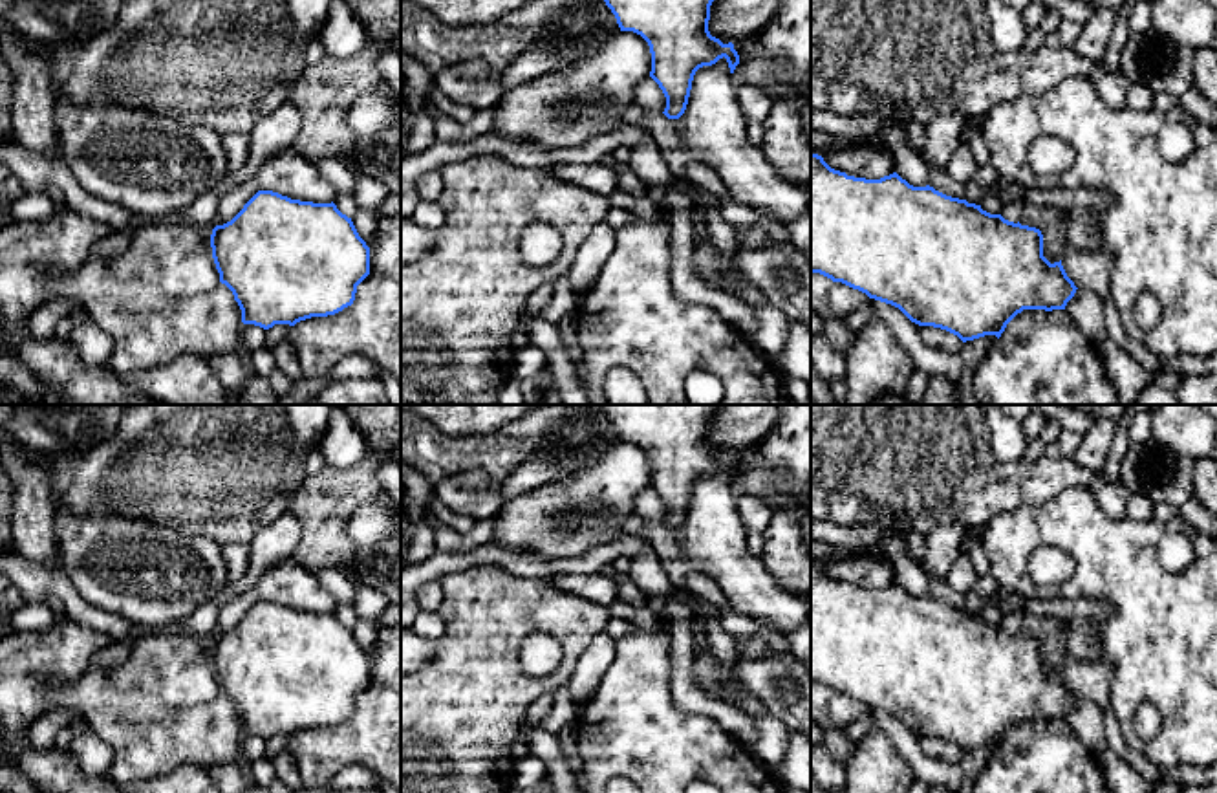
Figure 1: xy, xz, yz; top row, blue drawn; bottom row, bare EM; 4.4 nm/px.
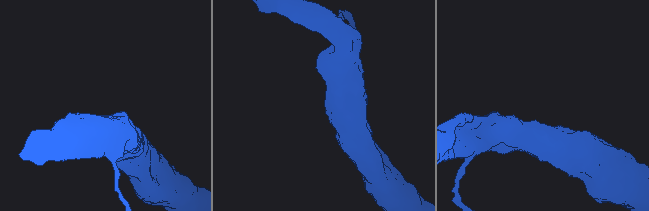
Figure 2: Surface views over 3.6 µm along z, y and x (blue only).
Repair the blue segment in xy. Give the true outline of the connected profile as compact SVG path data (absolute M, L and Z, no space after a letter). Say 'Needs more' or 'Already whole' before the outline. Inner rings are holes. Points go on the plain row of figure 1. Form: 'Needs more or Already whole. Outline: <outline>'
Already whole. Outline: M258 601L231 632L216 635L210 657L220 692L232 701L242 720L242 733L264 740L342 722L353 714L357 696L370 685L370 657L333 612L300 612L273 601Z

